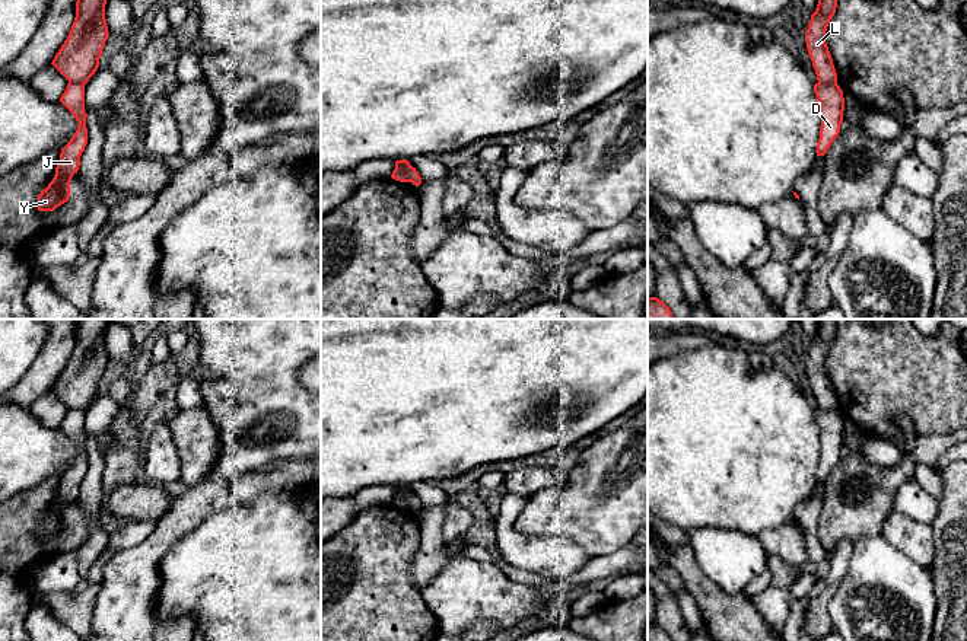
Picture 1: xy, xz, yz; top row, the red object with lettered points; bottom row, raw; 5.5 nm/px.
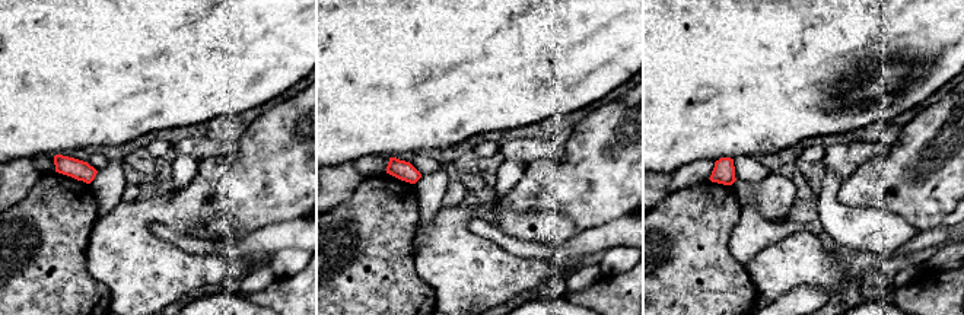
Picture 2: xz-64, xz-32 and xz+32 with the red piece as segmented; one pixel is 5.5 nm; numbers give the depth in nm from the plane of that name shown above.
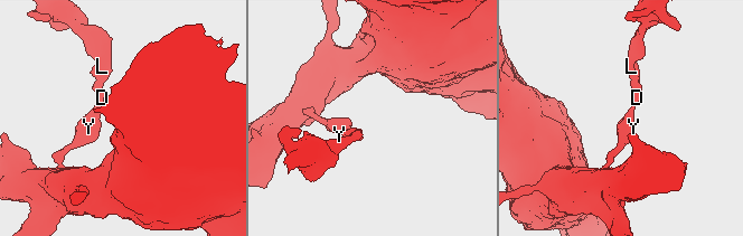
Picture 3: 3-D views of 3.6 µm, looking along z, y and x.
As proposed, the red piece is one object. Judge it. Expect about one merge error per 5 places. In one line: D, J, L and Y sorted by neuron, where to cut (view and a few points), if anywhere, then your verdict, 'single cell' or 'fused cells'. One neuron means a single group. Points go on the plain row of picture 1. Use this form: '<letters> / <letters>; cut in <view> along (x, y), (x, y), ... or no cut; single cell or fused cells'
D J Y / L; cut in yz along (818, 408), (836, 410); fused cells

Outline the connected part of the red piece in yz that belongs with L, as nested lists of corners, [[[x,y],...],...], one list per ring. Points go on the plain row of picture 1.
[[[820,319],[807,355],[805,369],[818,409],[837,409],[837,399],[826,370],[826,357],[836,339],[839,319]]]

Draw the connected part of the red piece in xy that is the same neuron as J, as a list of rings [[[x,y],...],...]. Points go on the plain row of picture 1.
[[[69,408],[60,428],[73,440],[79,453],[70,468],[61,475],[55,501],[38,522],[39,538],[54,538],[70,524],[70,508],[80,492],[80,482],[88,471],[85,439],[85,411]]]

